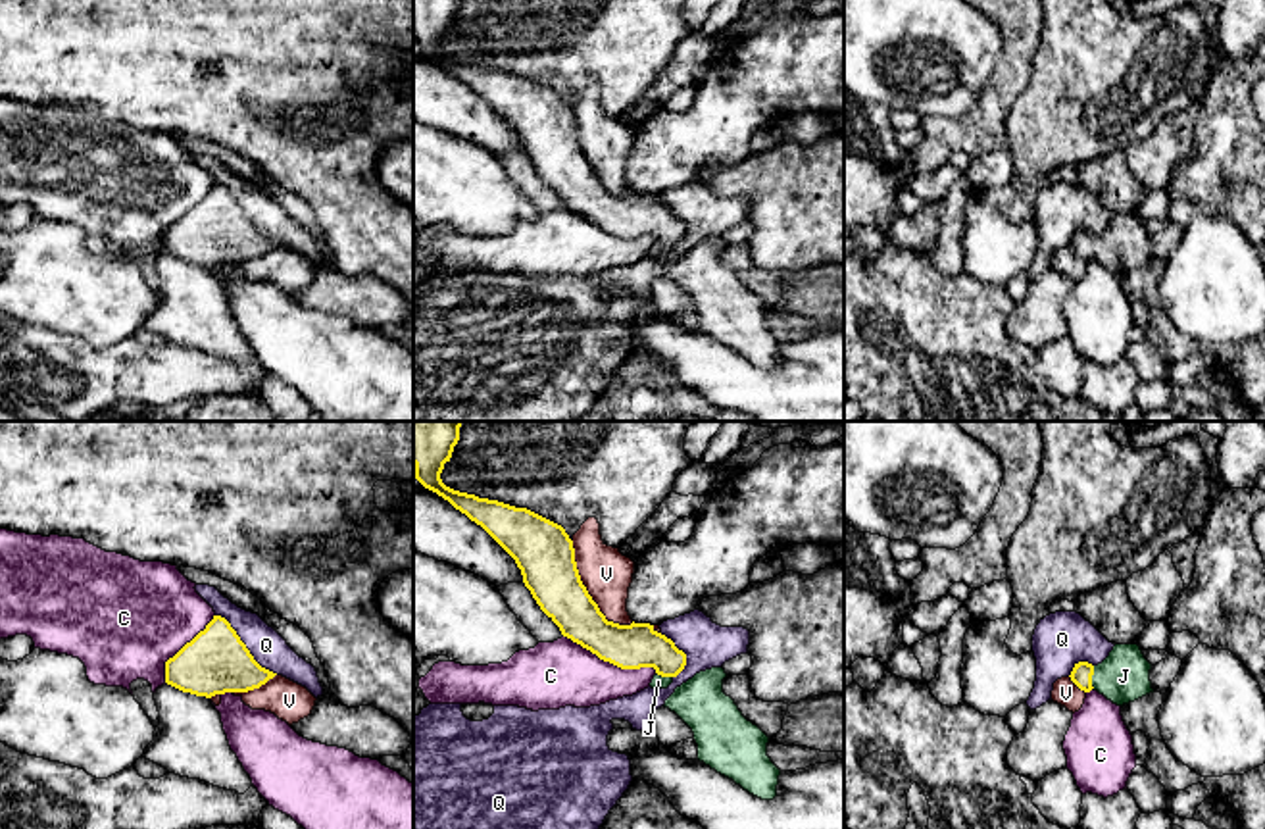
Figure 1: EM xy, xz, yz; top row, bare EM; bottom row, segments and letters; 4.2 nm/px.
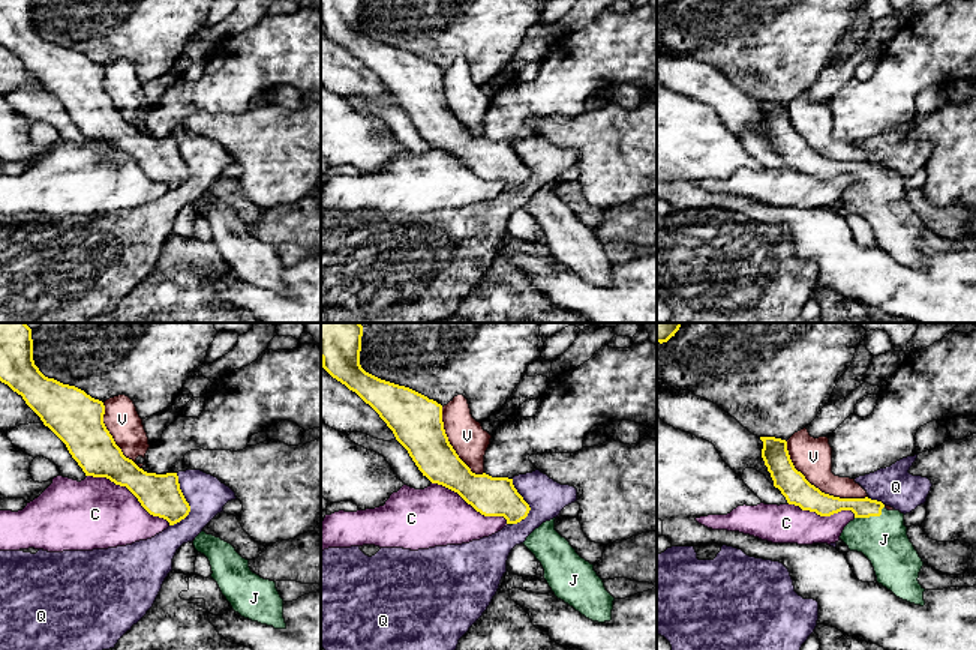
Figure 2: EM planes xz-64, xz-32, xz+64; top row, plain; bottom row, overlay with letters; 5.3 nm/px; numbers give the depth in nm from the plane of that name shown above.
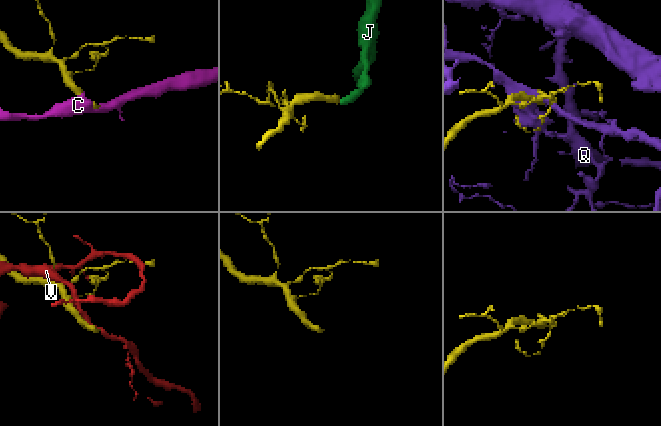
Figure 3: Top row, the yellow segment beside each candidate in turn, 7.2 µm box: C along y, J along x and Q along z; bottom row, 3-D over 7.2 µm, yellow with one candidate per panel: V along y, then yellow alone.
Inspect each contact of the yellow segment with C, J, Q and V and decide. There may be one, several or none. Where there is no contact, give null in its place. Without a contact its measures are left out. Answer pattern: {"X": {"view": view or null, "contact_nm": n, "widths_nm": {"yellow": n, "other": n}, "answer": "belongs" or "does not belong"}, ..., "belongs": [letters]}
{"C": {"view": "xz", "contact_nm": 420, "widths_nm": {"yellow": 190, "other": 280}, "answer": "does not belong"}, "J": {"view": "yz", "contact_nm": 100, "widths_nm": {"yellow": 90, "other": 220}, "answer": "belongs"}, "Q": {"view": "xy", "contact_nm": 360, "widths_nm": {"yellow": 280, "other": 150}, "answer": "does not belong"}, "V": {"view": "xz", "contact_nm": 440, "widths_nm": {"yellow": 240, "other": 200}, "answer": "does not belong"}, "belongs": ["J"]}

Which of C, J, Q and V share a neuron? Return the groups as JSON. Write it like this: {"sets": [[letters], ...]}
{"sets": [["C"], ["J"], ["Q"], ["V"]]}

